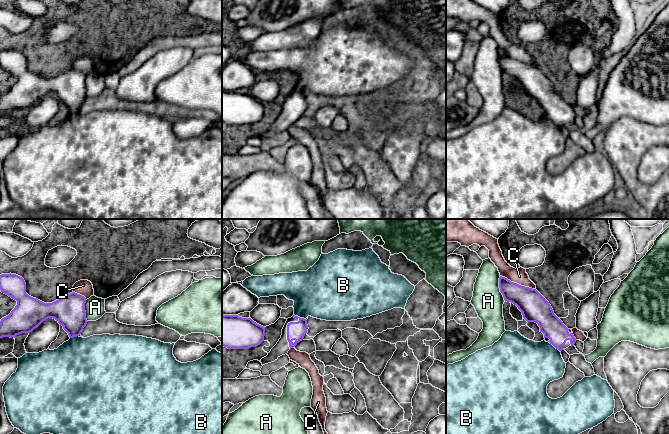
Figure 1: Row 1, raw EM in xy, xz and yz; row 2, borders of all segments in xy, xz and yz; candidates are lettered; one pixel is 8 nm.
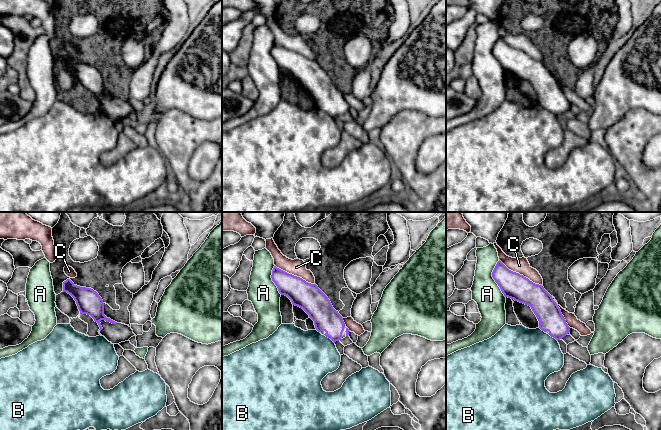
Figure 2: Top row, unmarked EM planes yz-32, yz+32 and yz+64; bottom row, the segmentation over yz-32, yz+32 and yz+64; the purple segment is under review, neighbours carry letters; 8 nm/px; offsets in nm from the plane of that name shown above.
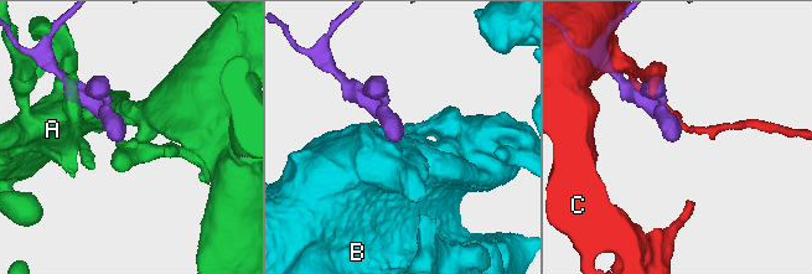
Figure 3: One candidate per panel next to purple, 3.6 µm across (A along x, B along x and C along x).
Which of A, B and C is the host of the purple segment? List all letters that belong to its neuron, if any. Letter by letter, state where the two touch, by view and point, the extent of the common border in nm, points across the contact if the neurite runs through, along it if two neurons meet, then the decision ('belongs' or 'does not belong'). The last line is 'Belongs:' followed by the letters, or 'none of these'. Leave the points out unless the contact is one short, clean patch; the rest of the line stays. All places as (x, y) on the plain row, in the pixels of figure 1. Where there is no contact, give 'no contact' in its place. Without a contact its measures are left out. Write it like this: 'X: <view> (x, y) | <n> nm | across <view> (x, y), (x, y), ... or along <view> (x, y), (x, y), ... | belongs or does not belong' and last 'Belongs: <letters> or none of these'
A: yz (499, 63) | 200 nm | does not belong
B: xz (299, 93) | 100 nm | along xz (294, 90), (305, 95) | does not belong
C: yz (518, 60) | 300 nm | does not belong
Belongs: none of these

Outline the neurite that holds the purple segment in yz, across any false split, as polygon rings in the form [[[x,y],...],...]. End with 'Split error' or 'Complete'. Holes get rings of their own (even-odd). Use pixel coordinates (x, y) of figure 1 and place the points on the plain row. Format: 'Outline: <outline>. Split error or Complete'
Outline: [[[502,52],[499,64],[504,76],[516,81],[527,98],[538,100],[546,118],[559,127],[575,120],[572,106],[554,90],[549,78],[536,65],[521,62]]]. Split error

